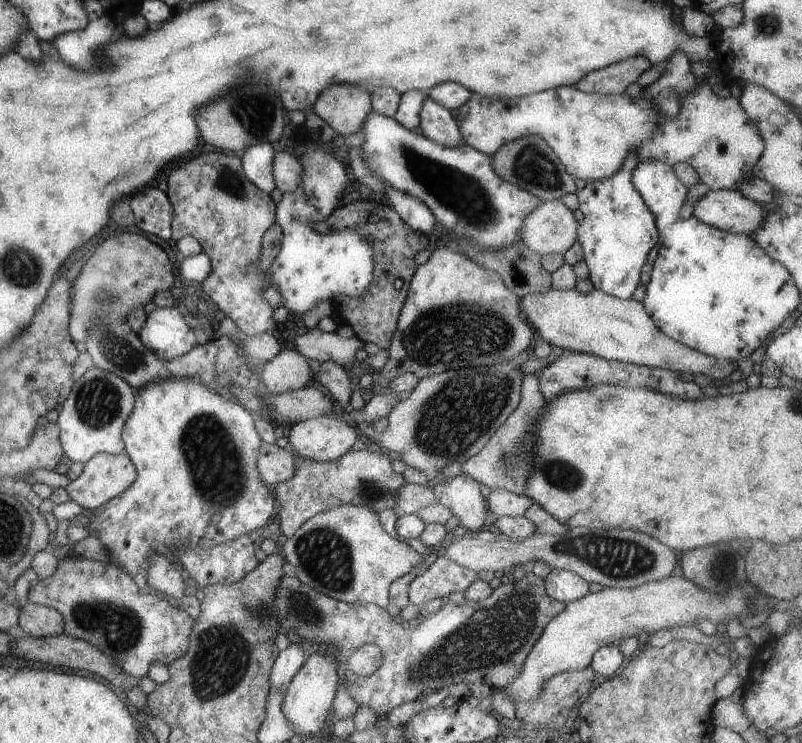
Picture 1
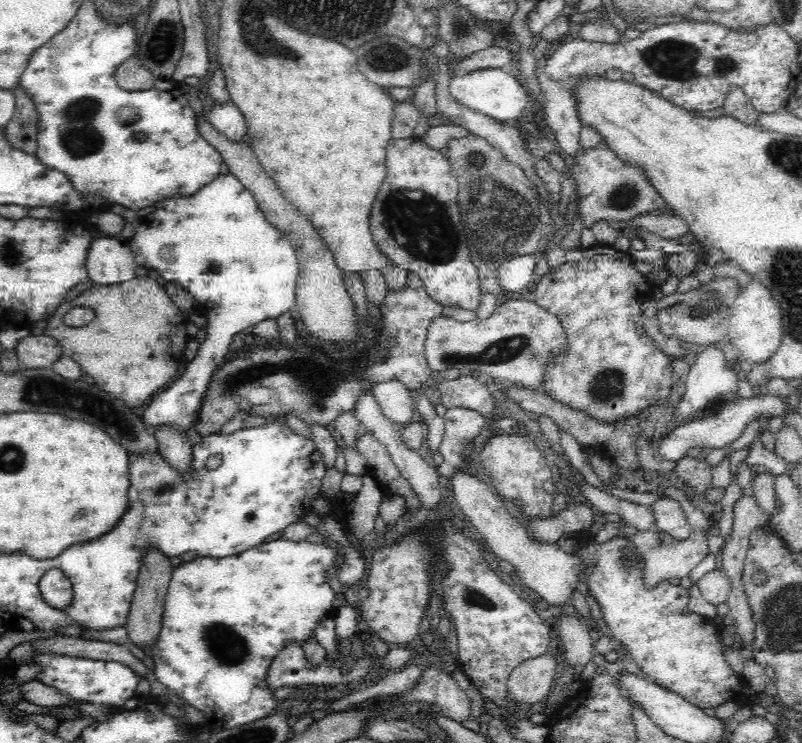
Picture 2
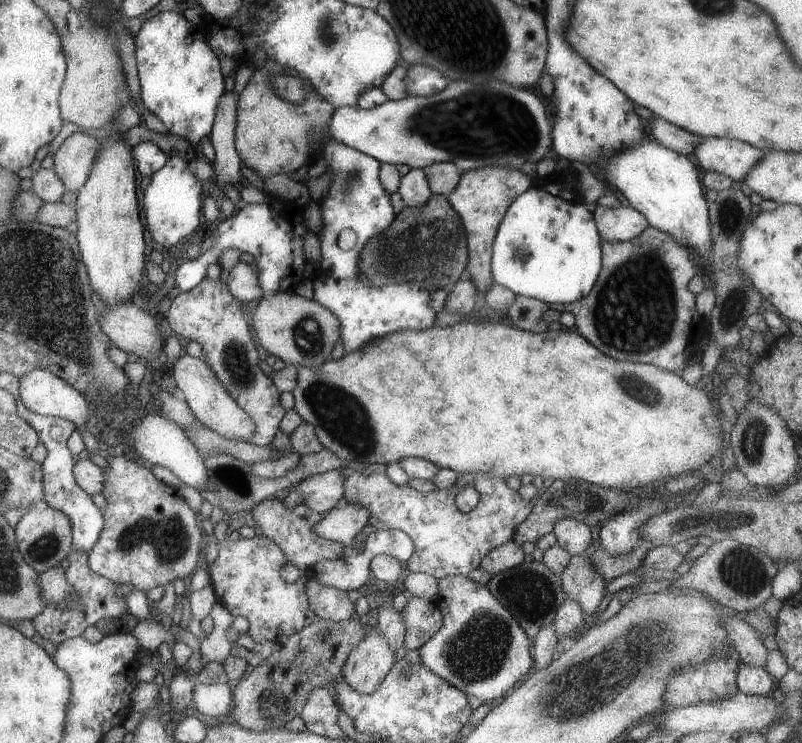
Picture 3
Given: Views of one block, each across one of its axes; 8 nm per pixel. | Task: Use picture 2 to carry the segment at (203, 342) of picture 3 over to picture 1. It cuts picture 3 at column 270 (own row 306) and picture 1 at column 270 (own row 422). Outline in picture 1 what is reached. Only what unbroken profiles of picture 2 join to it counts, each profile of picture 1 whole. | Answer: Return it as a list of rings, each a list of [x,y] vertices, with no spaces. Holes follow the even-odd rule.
[[[217,151],[193,158],[169,170],[167,176],[167,198],[172,206],[173,216],[170,222],[170,238],[177,240],[183,235],[192,236],[200,245],[210,260],[211,270],[201,283],[204,296],[208,296],[216,304],[216,308],[228,316],[241,332],[254,337],[261,333],[274,334],[279,340],[281,325],[271,318],[272,308],[263,300],[262,290],[267,286],[266,272],[257,269],[257,259],[261,252],[260,239],[263,232],[275,222],[276,204],[271,201],[269,194],[256,188],[244,176],[240,157],[237,154],[229,156]]]

